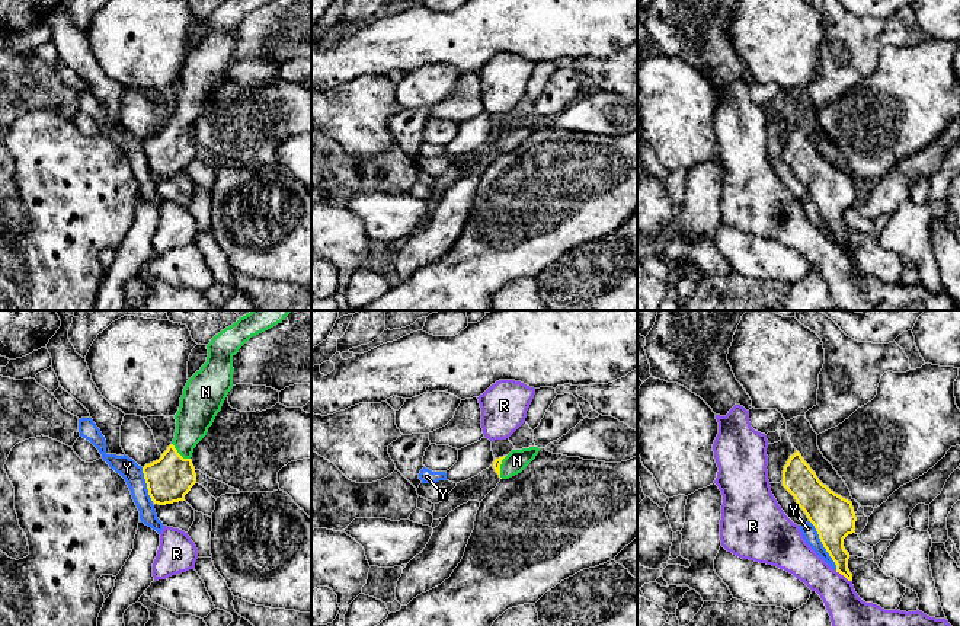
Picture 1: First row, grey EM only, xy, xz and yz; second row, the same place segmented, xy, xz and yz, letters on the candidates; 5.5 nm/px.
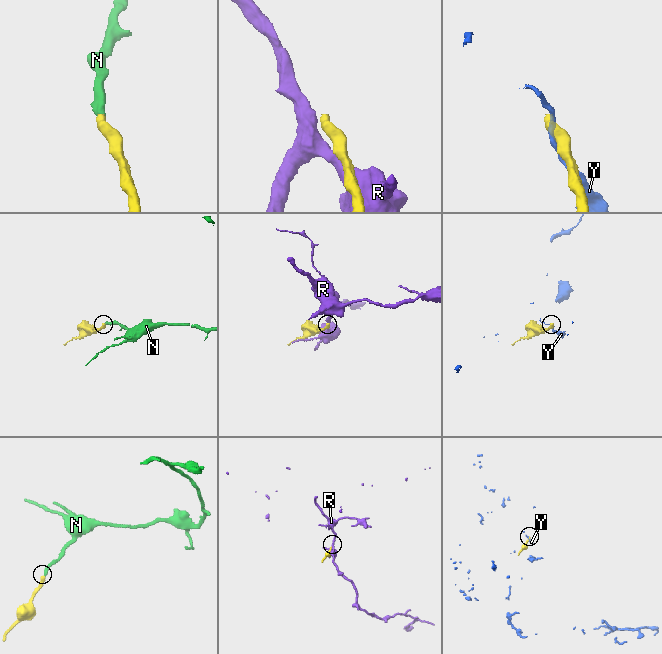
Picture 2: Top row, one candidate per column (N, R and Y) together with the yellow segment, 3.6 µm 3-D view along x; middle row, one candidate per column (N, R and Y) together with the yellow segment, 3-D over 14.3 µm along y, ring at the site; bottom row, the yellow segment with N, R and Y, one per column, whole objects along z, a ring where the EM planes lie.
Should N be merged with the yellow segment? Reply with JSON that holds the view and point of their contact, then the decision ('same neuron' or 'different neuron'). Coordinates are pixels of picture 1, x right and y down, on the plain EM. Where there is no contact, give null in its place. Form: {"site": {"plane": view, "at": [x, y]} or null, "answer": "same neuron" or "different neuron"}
{"site": {"plane": "xz", "at": [499, 141]}, "answer": "same neuron"}

